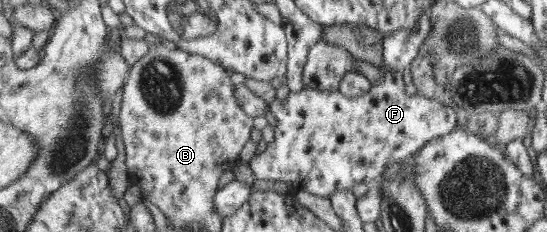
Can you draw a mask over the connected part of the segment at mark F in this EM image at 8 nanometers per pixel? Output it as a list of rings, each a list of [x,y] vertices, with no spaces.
[[[400,29],[399,31],[394,31],[391,35],[385,37],[383,50],[385,67],[379,68],[383,72],[383,78],[381,78],[380,82],[377,82],[370,89],[370,91],[363,96],[351,98],[350,96],[342,95],[340,91],[311,89],[307,85],[307,87],[303,88],[301,91],[290,92],[288,97],[282,101],[275,98],[270,103],[272,115],[277,121],[276,127],[274,128],[274,140],[267,146],[263,153],[254,156],[249,161],[249,166],[254,173],[254,177],[256,179],[267,179],[267,181],[284,181],[289,184],[289,187],[295,187],[295,189],[307,191],[313,195],[330,199],[330,197],[337,193],[338,190],[355,189],[355,187],[357,187],[357,185],[361,185],[361,183],[370,186],[374,180],[381,179],[382,175],[384,175],[384,173],[390,168],[391,163],[404,161],[404,159],[412,157],[412,155],[416,154],[432,139],[450,134],[455,128],[459,127],[459,125],[457,125],[455,105],[452,104],[452,102],[445,103],[445,105],[443,105],[439,99],[429,99],[419,94],[407,95],[407,93],[405,93],[405,79],[403,79],[403,77],[405,77],[405,71],[407,71],[407,69],[411,69],[412,63],[415,61],[415,58],[418,57],[421,46],[425,43],[425,40],[430,35],[430,32],[431,31],[425,31],[425,29],[419,29],[419,31]]]

